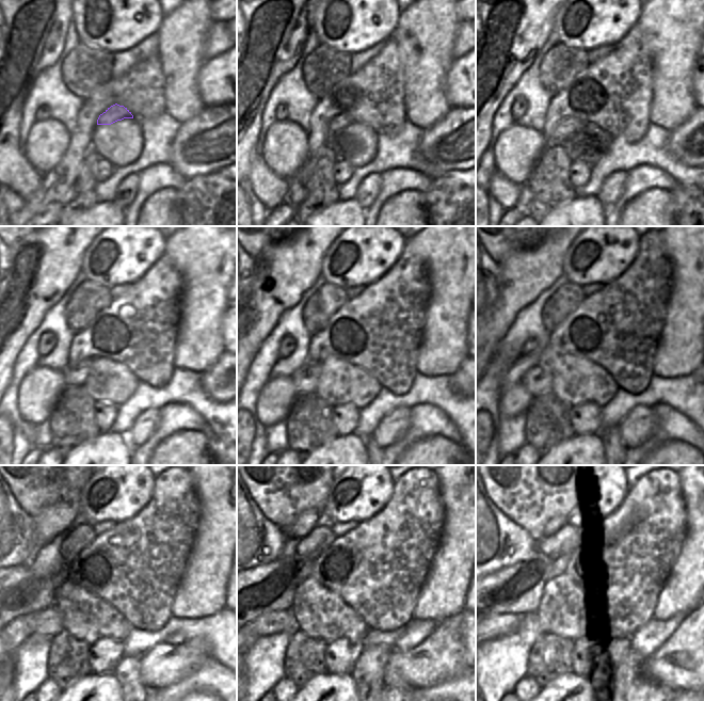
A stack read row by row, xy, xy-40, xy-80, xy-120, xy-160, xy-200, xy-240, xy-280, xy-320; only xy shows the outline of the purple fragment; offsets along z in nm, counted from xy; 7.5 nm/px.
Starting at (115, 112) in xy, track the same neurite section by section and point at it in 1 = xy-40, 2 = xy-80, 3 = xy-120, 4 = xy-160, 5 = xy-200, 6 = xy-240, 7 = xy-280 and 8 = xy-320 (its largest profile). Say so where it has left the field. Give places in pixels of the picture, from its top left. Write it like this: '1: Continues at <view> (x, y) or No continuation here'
1: Continues at xy-40 (338, 123)
2: Continues at xy-80 (566, 127)
3: Continues at xy-120 (75, 373)
4: Continues at xy-160 (305, 379)
5: Continues at xy-200 (538, 380)
6: Continues at xy-240 (49, 622)
7: Continues at xy-280 (284, 621)
8: Continues at xy-320 (498, 625)

